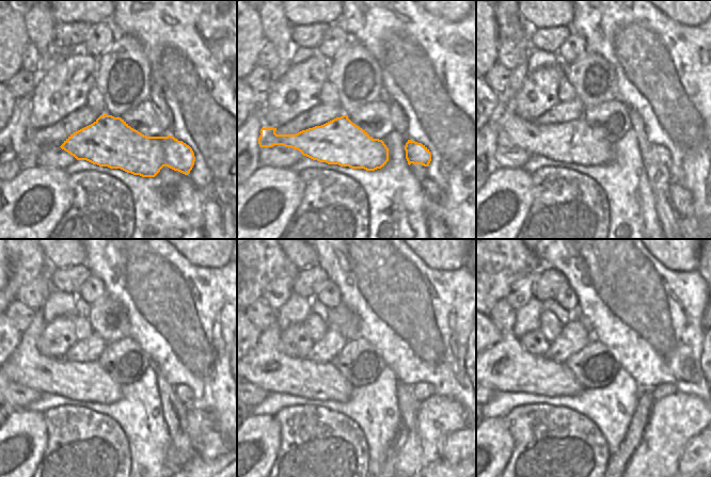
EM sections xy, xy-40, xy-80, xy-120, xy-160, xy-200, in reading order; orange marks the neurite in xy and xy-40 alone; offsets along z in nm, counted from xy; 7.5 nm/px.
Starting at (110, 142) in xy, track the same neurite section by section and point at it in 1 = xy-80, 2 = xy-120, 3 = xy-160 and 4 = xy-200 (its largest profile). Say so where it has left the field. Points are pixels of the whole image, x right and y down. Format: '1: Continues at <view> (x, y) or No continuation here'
1: Continues at xy-80 (574, 142)
2: Continues at xy-120 (27, 366)
3: Continues at xy-160 (267, 366)
4: Continues at xy-200 (506, 367)

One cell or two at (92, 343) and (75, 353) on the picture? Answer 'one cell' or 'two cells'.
one cell

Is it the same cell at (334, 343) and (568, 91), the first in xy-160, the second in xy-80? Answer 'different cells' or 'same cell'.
different cells

